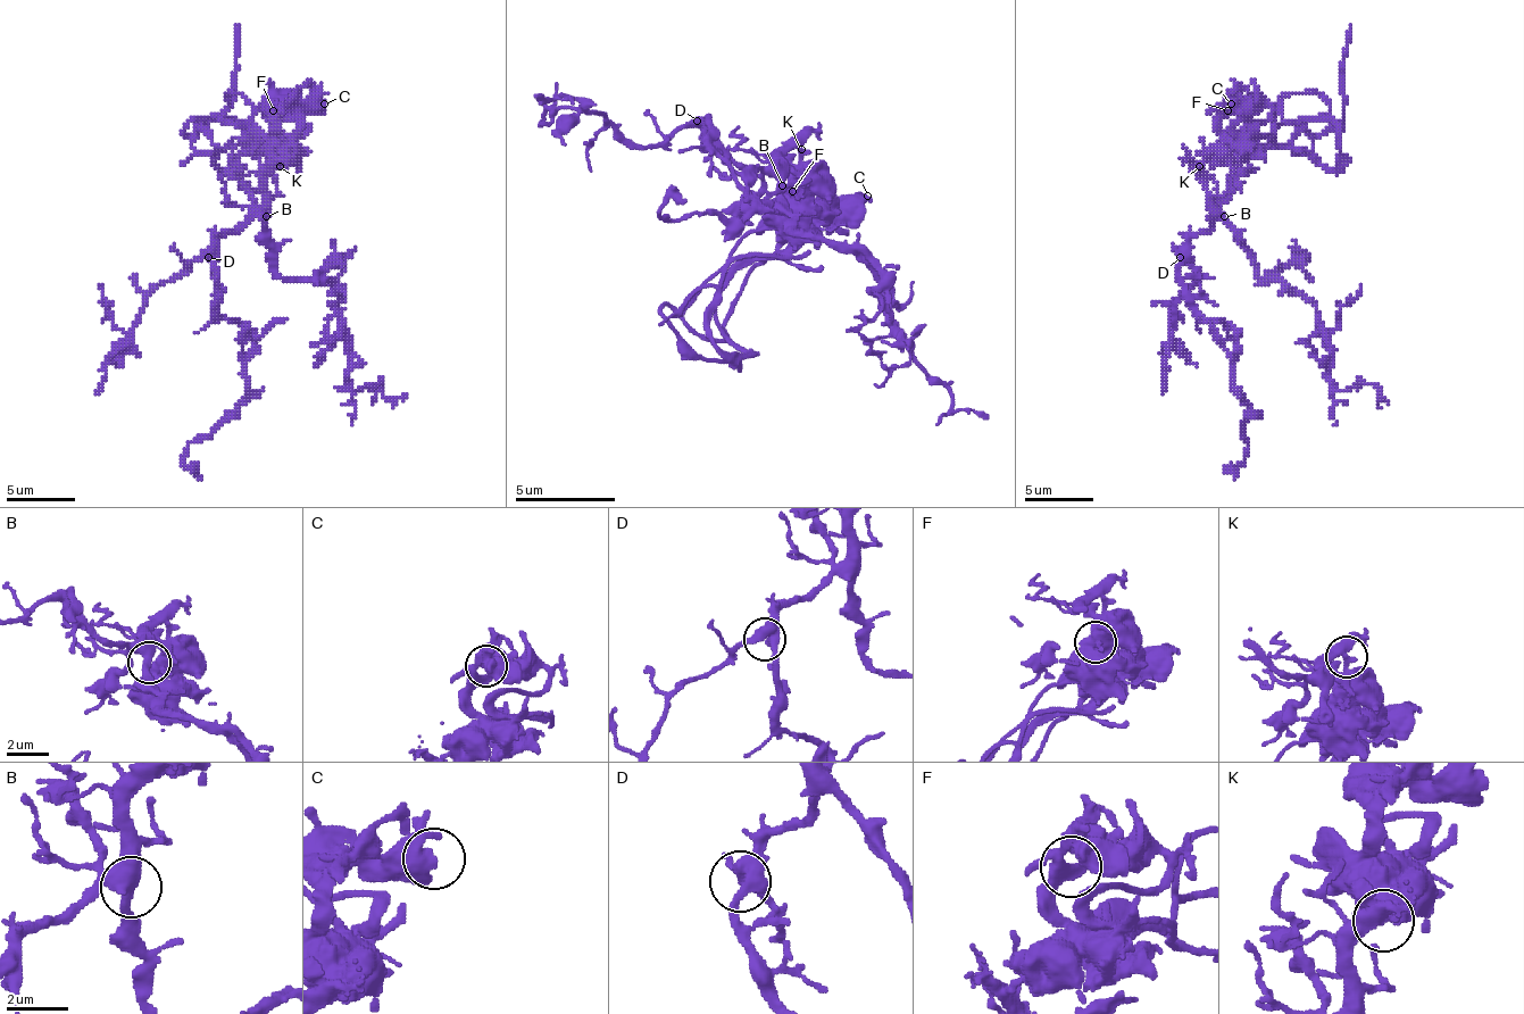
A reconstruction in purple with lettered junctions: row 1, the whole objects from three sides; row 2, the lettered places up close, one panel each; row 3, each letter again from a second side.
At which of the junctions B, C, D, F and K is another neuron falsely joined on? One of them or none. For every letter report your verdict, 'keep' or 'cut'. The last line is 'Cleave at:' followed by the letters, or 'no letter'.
B: keep
C: keep
D: keep
F: keep
K: cut
Cleave at: K

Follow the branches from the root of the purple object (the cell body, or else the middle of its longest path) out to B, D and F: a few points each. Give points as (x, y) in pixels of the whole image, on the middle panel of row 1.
B: (757, 166), (763, 166), (782, 185)
D: (757, 166), (742, 166), (697, 121)
F: (757, 166), (772, 166), (797, 150), (802, 156), (802, 175), (792, 191)

